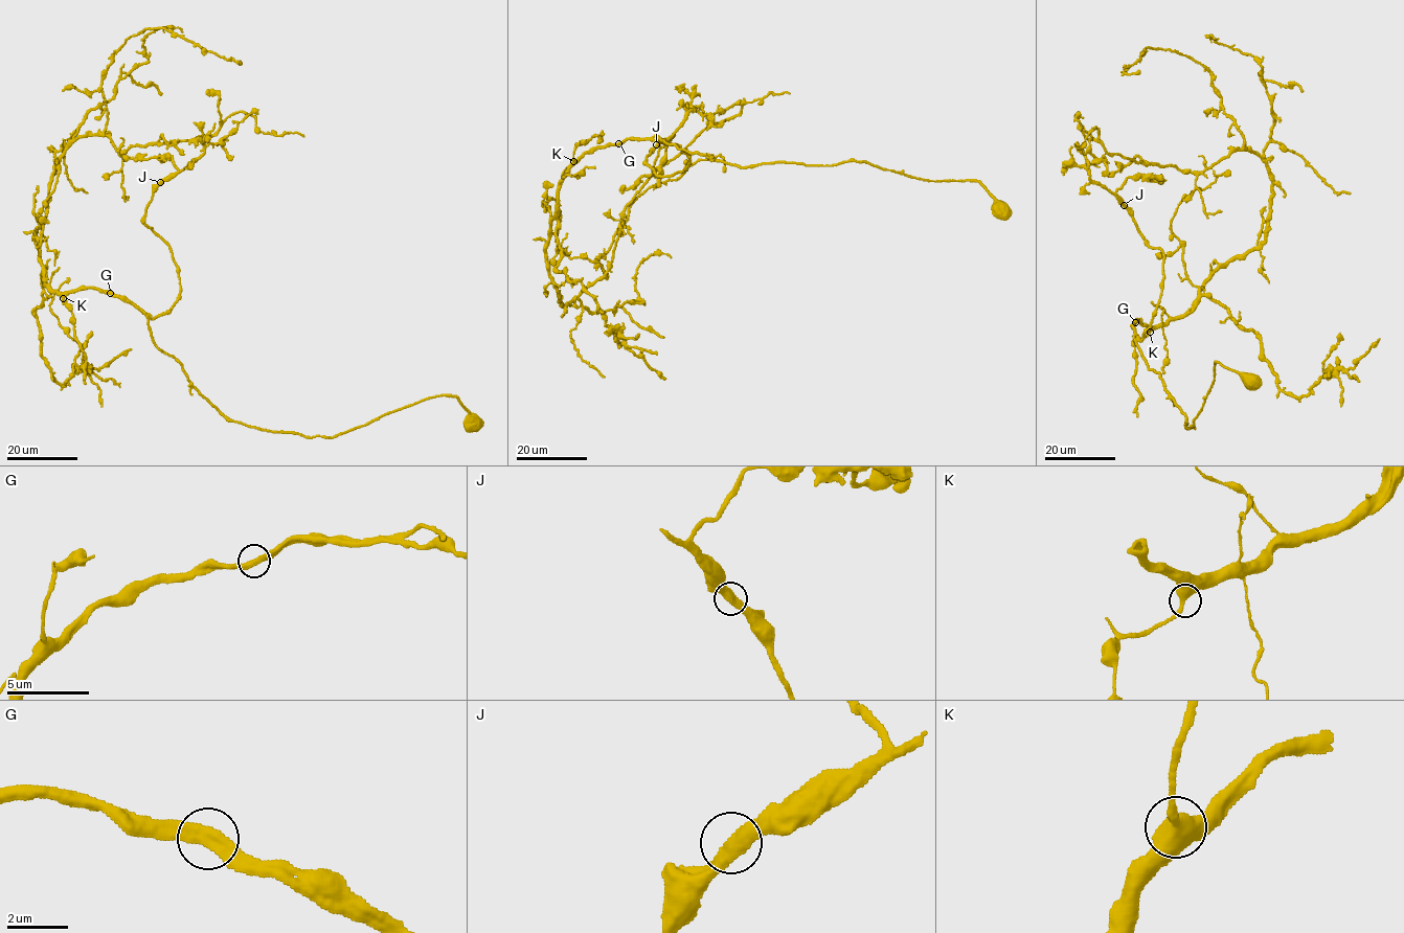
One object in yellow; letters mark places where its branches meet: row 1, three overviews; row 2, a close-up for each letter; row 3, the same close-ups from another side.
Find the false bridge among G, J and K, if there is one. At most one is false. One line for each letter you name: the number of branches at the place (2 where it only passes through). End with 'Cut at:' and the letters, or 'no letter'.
Cut at: no letter

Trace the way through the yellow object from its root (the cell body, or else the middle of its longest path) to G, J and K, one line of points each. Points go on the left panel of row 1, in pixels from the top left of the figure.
G: (476, 424), (456, 396), (436, 395), (333, 437), (227, 419), (174, 357), (156, 346), (144, 314), (110, 293)
J: (476, 424), (436, 395), (333, 437), (227, 419), (148, 325), (180, 291), (144, 224), (160, 182)
K: (476, 424), (456, 396), (436, 395), (333, 437), (250, 427), (203, 396), (133, 302), (92, 288), (63, 298)

